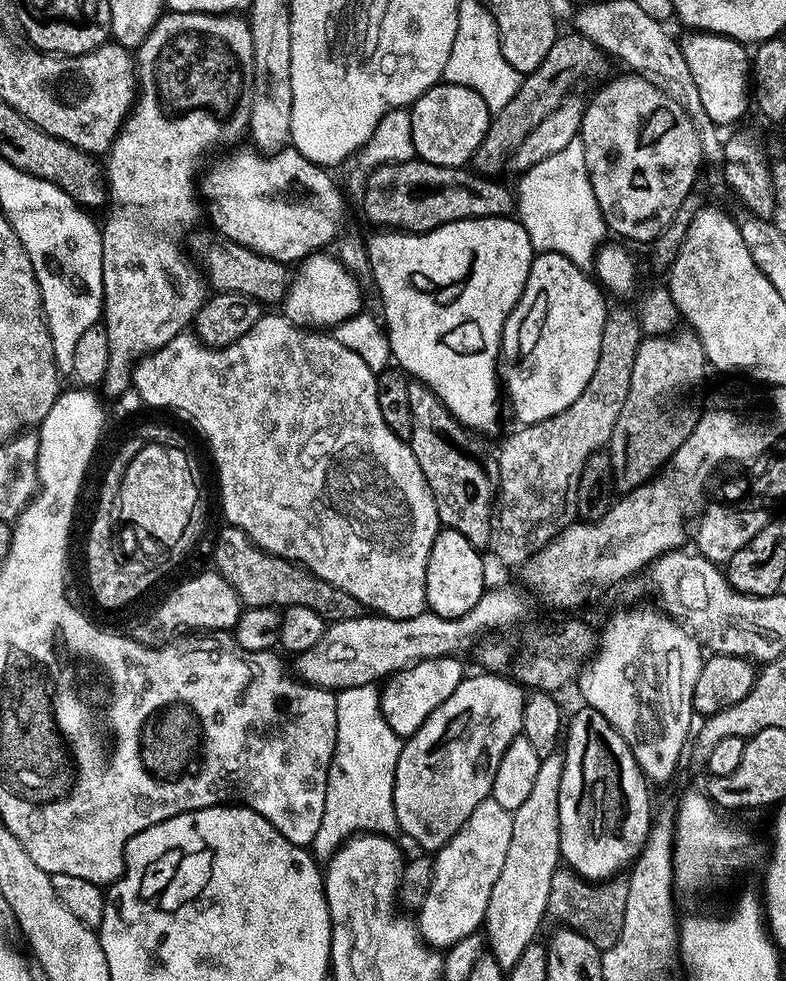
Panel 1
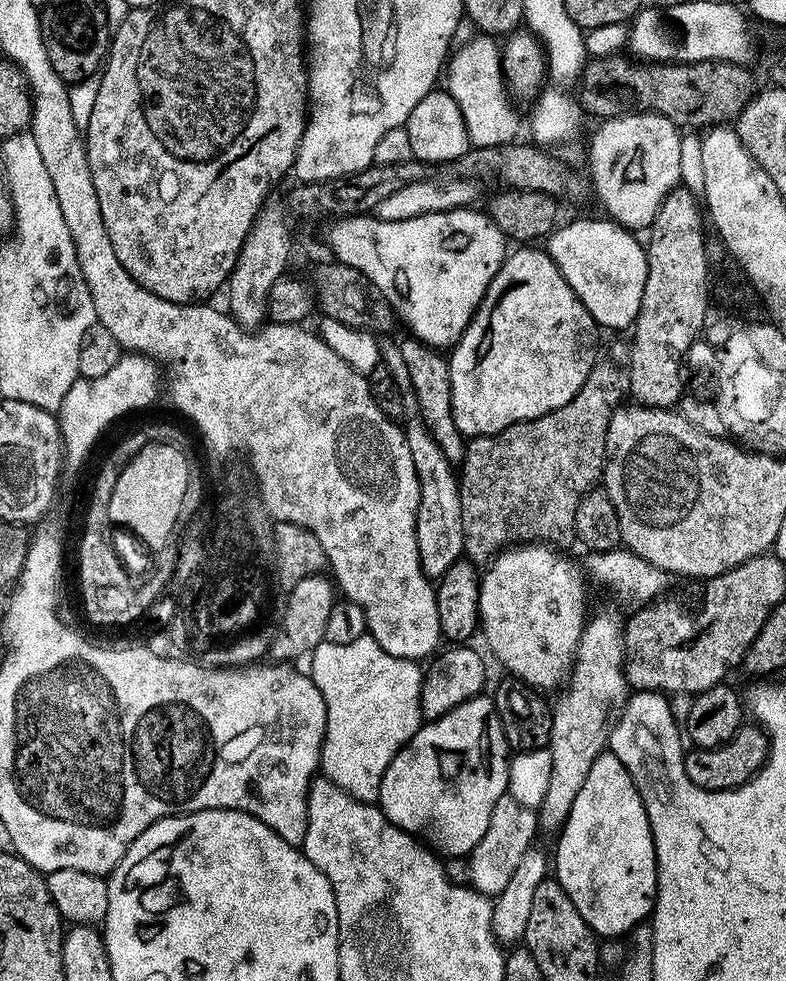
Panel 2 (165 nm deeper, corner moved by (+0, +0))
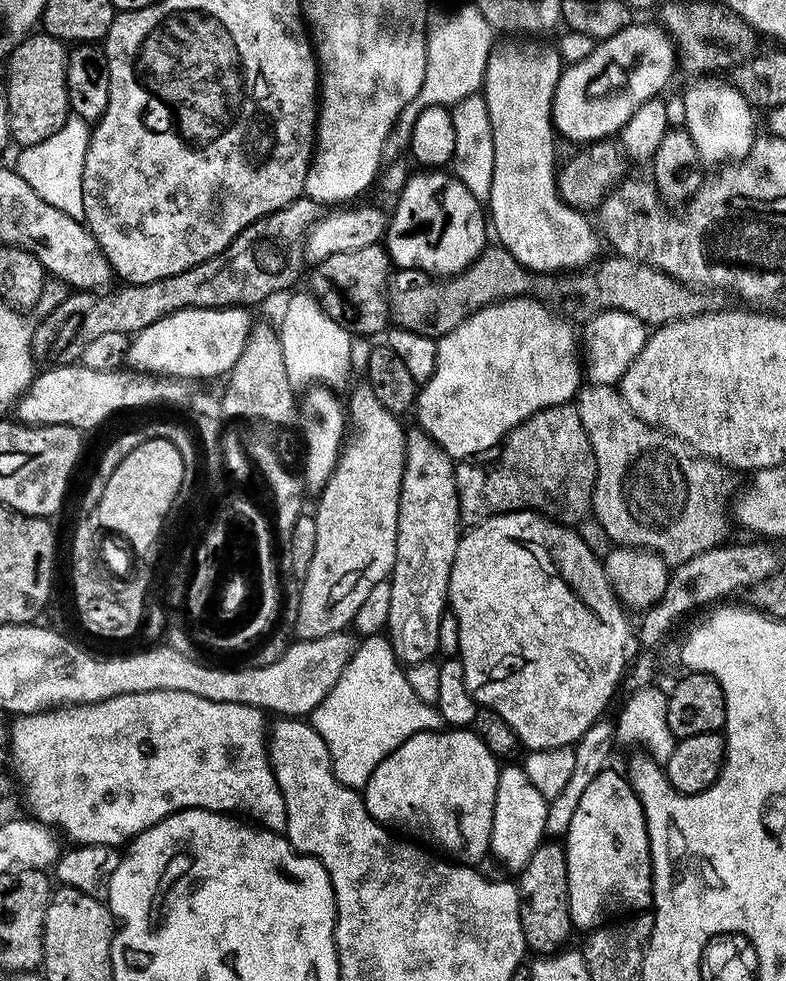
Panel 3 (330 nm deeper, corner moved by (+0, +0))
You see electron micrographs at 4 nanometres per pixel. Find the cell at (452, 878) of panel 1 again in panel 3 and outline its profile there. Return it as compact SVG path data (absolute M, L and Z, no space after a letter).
M512 762L507 766L500 769L488 846L497 864L507 871L509 868L512 874L518 874L526 866L526 862L530 862L534 850L538 850L538 846L545 843L544 830L549 801L544 800L542 794L538 794L538 790L534 790L530 778L526 778L519 763Z

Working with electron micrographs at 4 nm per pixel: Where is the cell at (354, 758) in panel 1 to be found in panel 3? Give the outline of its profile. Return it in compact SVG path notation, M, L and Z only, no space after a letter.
M387 635L367 637L357 647L352 660L342 670L334 690L310 714L310 723L316 733L326 742L332 759L332 772L347 788L363 789L365 782L374 774L374 770L395 752L416 732L427 732L441 723L439 711L433 705L422 702L418 694L412 692L405 669L397 659L395 650Z

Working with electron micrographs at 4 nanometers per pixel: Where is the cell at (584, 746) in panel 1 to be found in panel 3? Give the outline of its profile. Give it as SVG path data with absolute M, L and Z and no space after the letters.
M605 770L586 786L586 791L582 793L582 798L578 802L578 810L574 810L574 818L570 822L570 830L566 837L566 847L568 850L568 901L570 902L570 918L573 929L591 930L599 928L605 922L613 918L624 918L629 914L643 912L652 908L652 850L648 846L648 823L644 821L644 808L640 805L640 797L636 795L627 775L620 776L613 770Z

